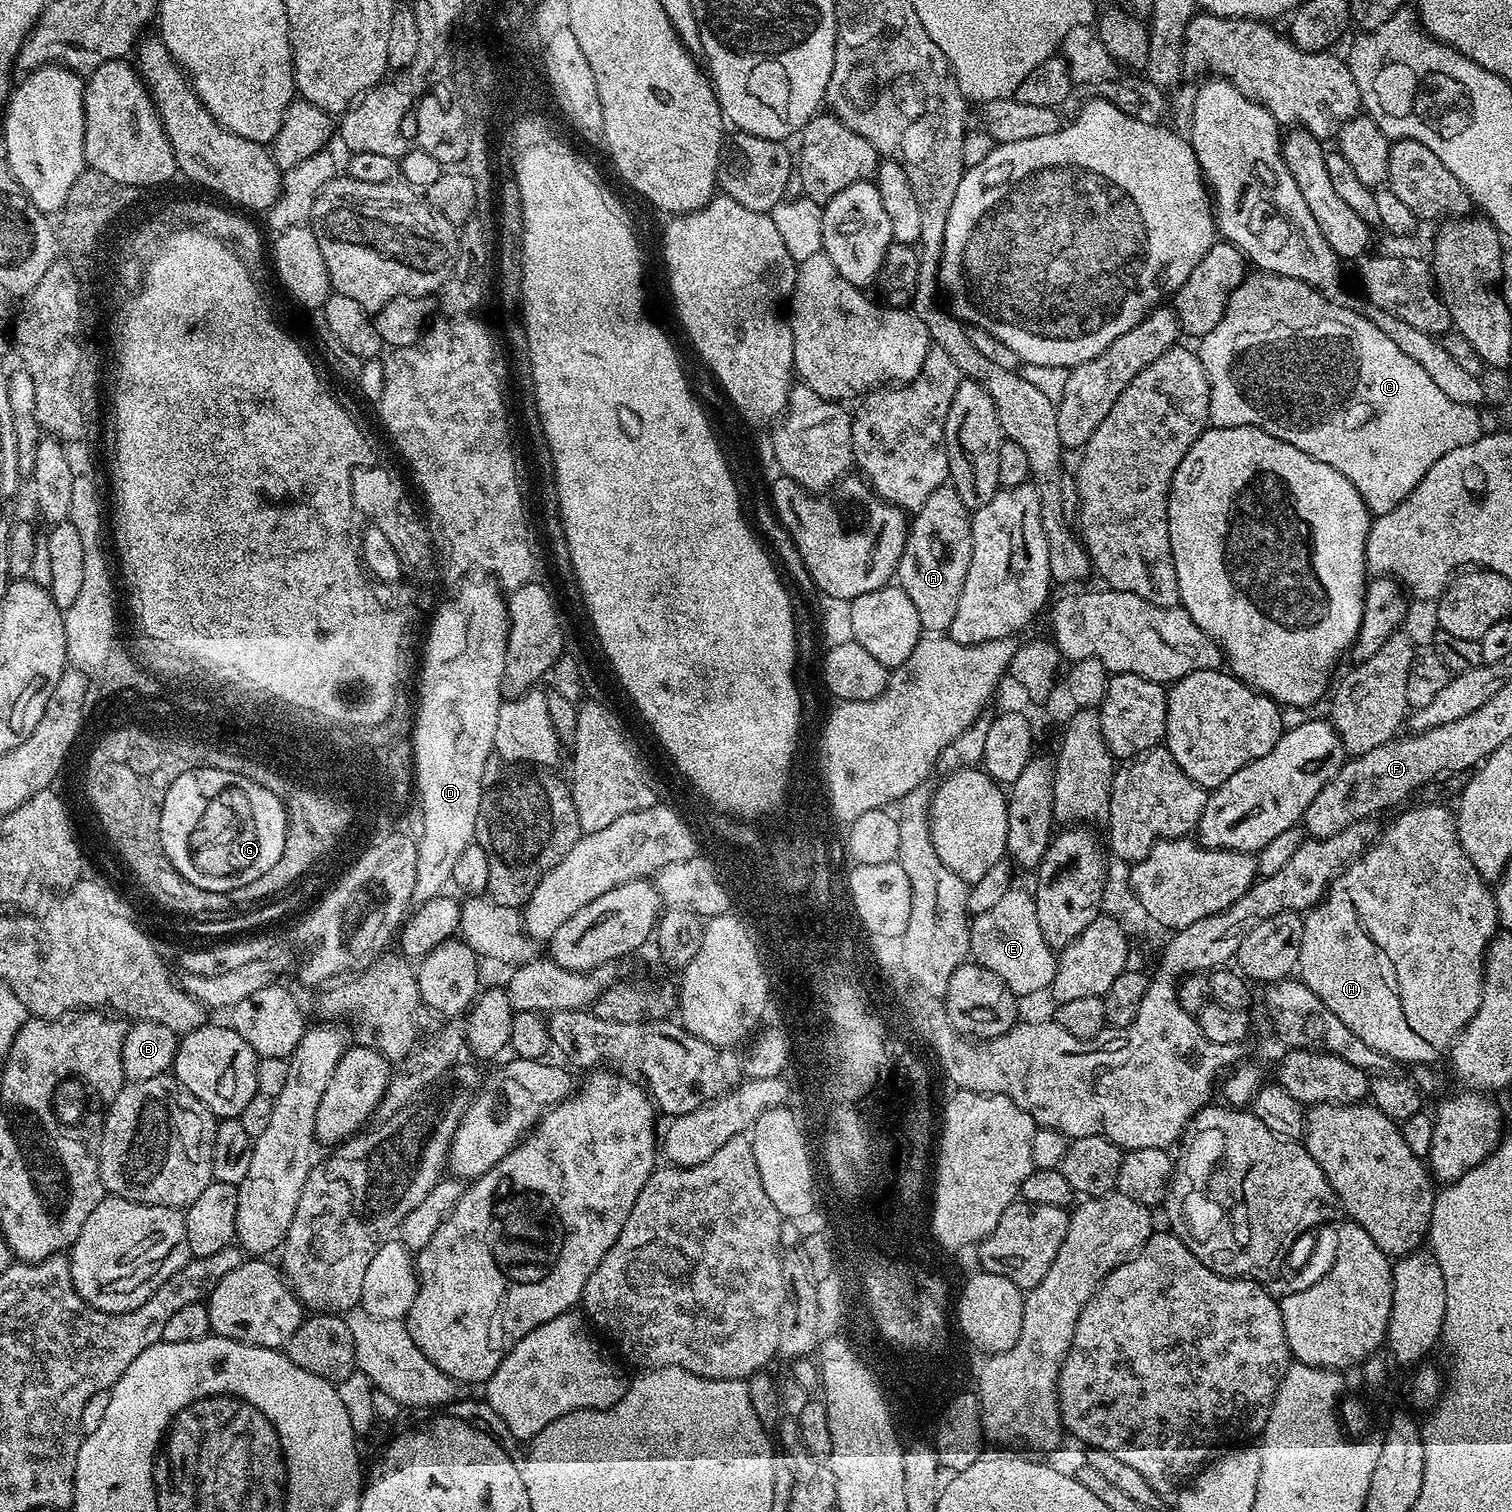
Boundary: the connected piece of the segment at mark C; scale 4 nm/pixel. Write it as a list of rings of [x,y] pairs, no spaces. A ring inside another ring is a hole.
[[[1259,270],[1245,275],[1243,282],[1234,290],[1234,294],[1228,303],[1228,309],[1224,312],[1222,322],[1210,330],[1210,334],[1199,337],[1198,355],[1202,366],[1208,375],[1210,382],[1210,414],[1209,421],[1215,427],[1229,428],[1230,426],[1254,426],[1274,434],[1274,438],[1282,438],[1290,442],[1290,446],[1298,446],[1302,454],[1310,454],[1310,458],[1318,458],[1318,462],[1332,464],[1338,474],[1346,474],[1354,482],[1354,486],[1362,494],[1362,498],[1370,506],[1370,512],[1373,517],[1386,514],[1394,510],[1406,499],[1418,486],[1418,482],[1442,458],[1442,454],[1466,446],[1474,442],[1482,434],[1480,426],[1481,413],[1471,404],[1462,402],[1450,402],[1438,386],[1434,386],[1434,381],[1414,358],[1406,358],[1374,322],[1370,322],[1363,314],[1354,311],[1352,308],[1345,308],[1343,304],[1336,304],[1328,300],[1320,292],[1316,292],[1308,284],[1302,283],[1294,278],[1285,276],[1274,276],[1270,272],[1261,272]]]

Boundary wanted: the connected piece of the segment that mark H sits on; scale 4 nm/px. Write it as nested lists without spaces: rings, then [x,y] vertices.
[[[1432,804],[1429,808],[1412,808],[1404,812],[1392,825],[1383,829],[1376,843],[1360,857],[1352,861],[1332,882],[1331,888],[1323,900],[1304,916],[1302,930],[1302,950],[1298,965],[1299,979],[1322,998],[1322,1002],[1337,1016],[1349,1030],[1358,1034],[1366,1046],[1378,1050],[1383,1056],[1389,1056],[1399,1064],[1432,1064],[1440,1055],[1449,1051],[1456,1035],[1474,1018],[1484,993],[1484,954],[1488,950],[1488,941],[1498,931],[1498,913],[1496,897],[1489,881],[1483,880],[1466,850],[1462,850],[1456,833],[1456,818],[1451,811]]]

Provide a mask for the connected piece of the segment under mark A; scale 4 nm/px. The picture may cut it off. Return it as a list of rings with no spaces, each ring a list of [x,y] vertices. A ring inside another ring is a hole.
[[[951,486],[934,490],[910,520],[910,531],[902,558],[896,567],[895,579],[906,598],[918,610],[918,622],[928,634],[947,633],[954,614],[958,614],[958,598],[966,582],[972,557],[972,521],[970,510]]]

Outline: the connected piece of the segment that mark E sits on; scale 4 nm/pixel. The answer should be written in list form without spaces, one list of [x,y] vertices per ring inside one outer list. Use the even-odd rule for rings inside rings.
[[[1010,890],[990,910],[977,912],[971,917],[968,929],[968,951],[975,963],[998,974],[1002,982],[1017,997],[1032,996],[1035,992],[1051,989],[1056,973],[1057,953],[1042,938],[1038,926],[1035,899],[1024,892]]]

